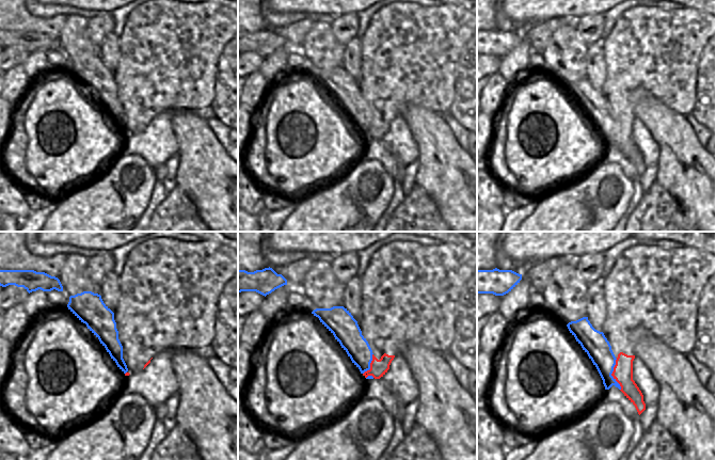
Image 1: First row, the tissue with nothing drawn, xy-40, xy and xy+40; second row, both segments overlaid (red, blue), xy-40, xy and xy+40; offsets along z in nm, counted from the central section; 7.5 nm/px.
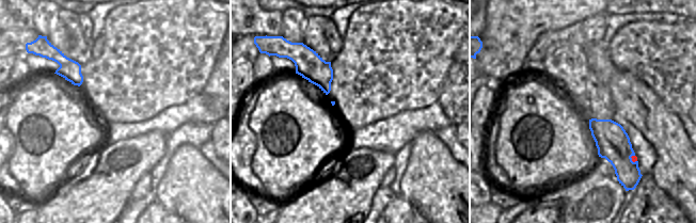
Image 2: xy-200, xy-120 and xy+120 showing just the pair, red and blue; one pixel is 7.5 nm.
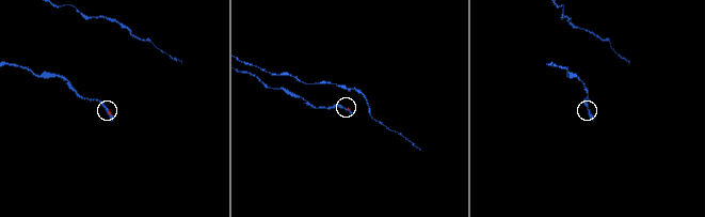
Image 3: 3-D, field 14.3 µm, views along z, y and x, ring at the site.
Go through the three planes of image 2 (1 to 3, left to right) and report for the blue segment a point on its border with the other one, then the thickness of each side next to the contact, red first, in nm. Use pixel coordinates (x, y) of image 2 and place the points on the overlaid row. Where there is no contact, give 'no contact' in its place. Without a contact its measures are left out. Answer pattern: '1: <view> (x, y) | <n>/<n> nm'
1: no contact
2: no contact
3: xy+120 (632, 160) | 50/260 nm

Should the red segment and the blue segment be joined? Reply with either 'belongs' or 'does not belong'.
does not belong

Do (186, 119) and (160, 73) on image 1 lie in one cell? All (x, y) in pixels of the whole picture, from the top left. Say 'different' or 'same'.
different

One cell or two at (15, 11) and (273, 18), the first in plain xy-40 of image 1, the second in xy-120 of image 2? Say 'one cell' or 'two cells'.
one cell

